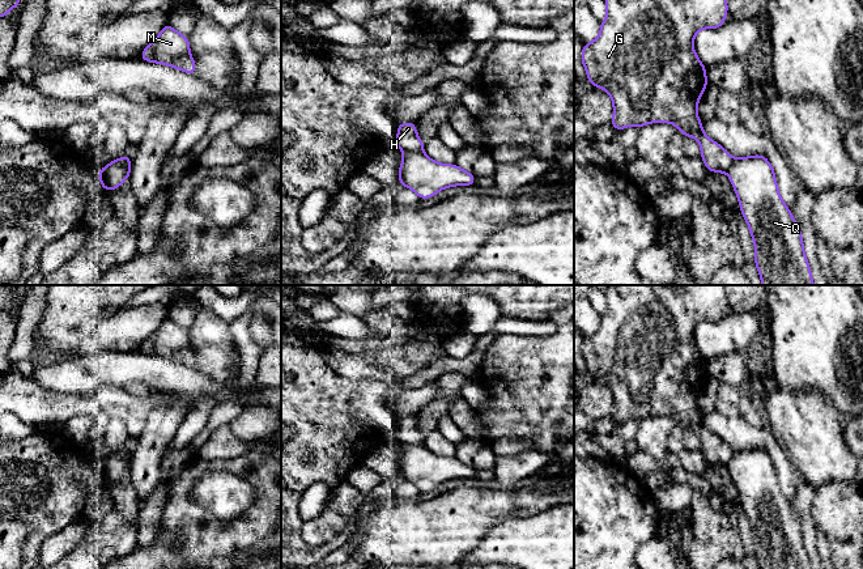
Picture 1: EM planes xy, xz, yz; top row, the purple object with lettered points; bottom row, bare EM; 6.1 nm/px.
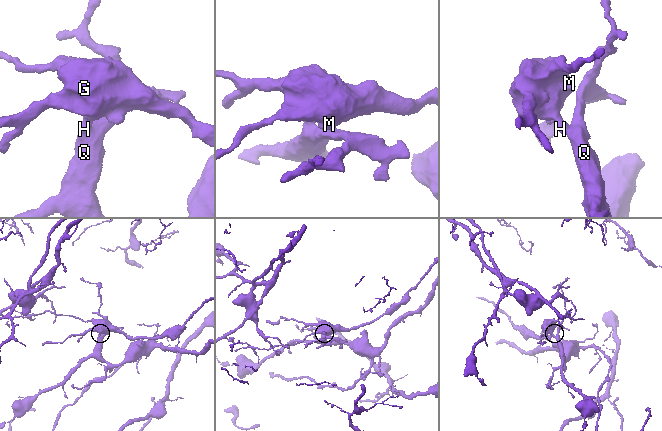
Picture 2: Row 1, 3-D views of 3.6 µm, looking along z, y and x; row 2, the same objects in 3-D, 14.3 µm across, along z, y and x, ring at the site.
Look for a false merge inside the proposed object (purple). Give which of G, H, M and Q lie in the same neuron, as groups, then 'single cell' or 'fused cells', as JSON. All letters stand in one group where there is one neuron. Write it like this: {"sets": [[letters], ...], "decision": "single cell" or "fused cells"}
{"sets": [["G", "H", "M"], ["Q"]], "decision": "fused cells"}

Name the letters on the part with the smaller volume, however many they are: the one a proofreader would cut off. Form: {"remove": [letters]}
{"remove": ["G", "H", "M"]}

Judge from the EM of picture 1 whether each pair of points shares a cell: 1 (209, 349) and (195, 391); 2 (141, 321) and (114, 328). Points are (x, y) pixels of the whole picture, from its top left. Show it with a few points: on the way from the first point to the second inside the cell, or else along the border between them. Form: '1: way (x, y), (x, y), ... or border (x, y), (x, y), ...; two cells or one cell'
1: border (195, 368), (212, 379), (225, 381); two cells
2: way (135, 325), (130, 328), (120, 328); one cell

